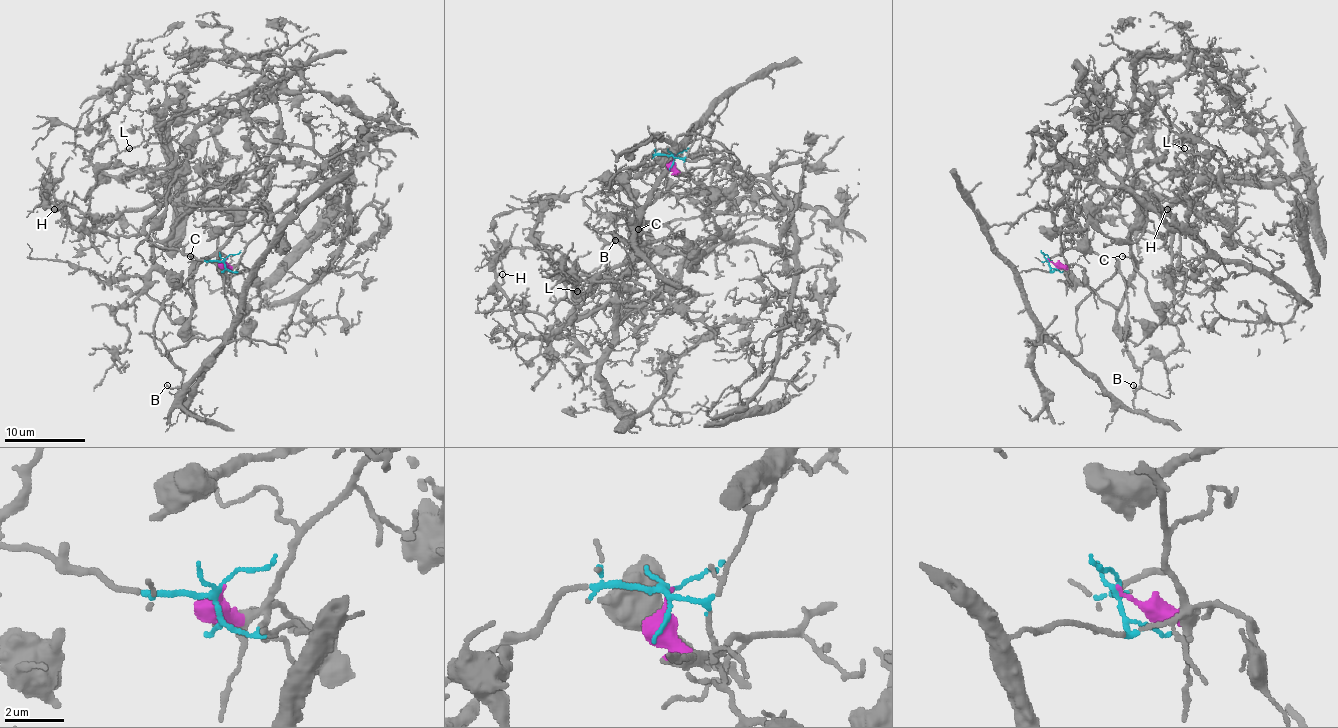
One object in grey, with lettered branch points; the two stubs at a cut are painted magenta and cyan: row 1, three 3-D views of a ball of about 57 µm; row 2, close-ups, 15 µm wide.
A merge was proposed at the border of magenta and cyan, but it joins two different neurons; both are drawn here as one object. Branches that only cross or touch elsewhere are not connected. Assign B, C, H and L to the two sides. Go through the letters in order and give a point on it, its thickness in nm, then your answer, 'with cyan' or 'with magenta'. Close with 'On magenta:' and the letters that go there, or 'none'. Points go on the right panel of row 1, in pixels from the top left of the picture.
B: at (1133, 385); 140 nm thick; with cyan
C: at (1122, 256); 140 nm thick; with cyan
H: at (1167, 209); 130 nm thick; with magenta
L: at (1184, 148); 110 nm thick; with magenta
On magenta: H, L

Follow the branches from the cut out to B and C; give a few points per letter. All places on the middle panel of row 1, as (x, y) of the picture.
B: (673, 155), (685, 157), (699, 125), (657, 184), (653, 200), (631, 238), (633, 242), (627, 248), (614, 240)
C: (673, 155), (685, 157), (699, 125), (669, 151), (655, 149), (602, 184), (641, 210), (639, 230)

